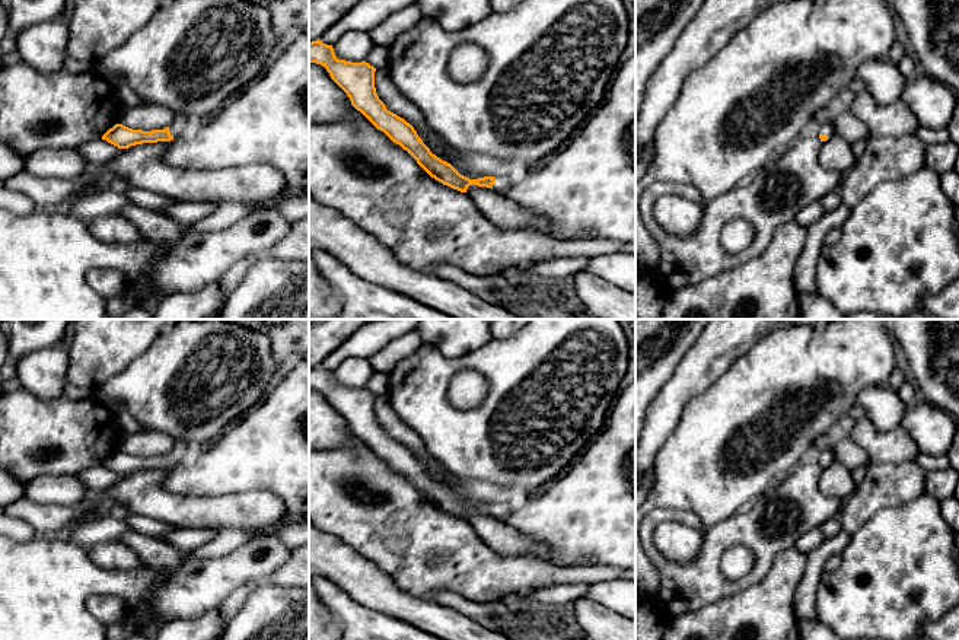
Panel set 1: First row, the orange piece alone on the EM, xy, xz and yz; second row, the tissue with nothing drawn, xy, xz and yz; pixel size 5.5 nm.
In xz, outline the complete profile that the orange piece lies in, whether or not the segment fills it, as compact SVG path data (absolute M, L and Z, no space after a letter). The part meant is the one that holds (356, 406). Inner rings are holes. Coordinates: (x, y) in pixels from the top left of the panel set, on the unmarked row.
M319 366L309 369L309 389L324 392L331 405L347 420L351 432L394 469L407 477L431 504L443 512L461 519L466 519L469 512L478 512L504 520L513 510L507 503L469 506L461 502L450 490L433 481L414 453L388 437L379 426L375 414L376 395L369 389L338 386L332 372L326 372Z

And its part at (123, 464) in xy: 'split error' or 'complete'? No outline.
split error

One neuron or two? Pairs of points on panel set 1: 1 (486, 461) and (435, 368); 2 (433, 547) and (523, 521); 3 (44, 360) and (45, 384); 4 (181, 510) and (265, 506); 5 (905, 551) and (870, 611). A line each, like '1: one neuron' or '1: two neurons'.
1: one neuron
2: two neurons
3: one neuron
4: one neuron
5: one neuron

